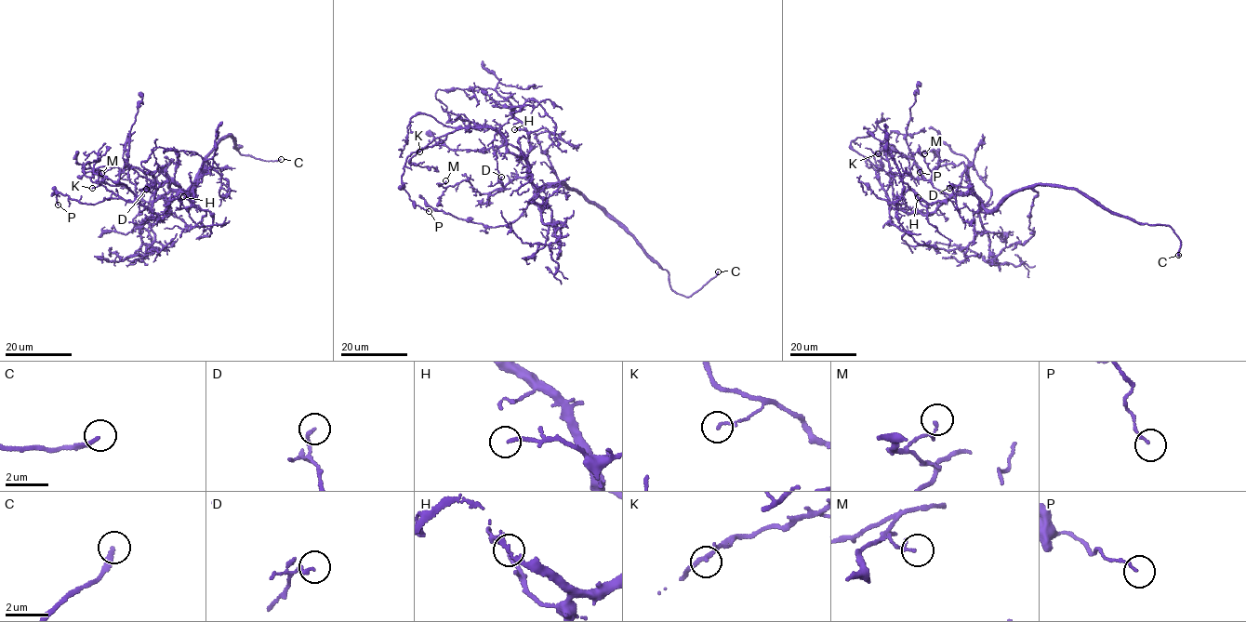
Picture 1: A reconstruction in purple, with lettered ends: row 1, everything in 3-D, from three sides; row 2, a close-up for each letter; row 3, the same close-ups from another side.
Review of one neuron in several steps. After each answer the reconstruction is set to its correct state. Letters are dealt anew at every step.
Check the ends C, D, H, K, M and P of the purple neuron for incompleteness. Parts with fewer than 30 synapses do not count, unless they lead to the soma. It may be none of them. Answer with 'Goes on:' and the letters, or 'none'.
Goes on: C, H

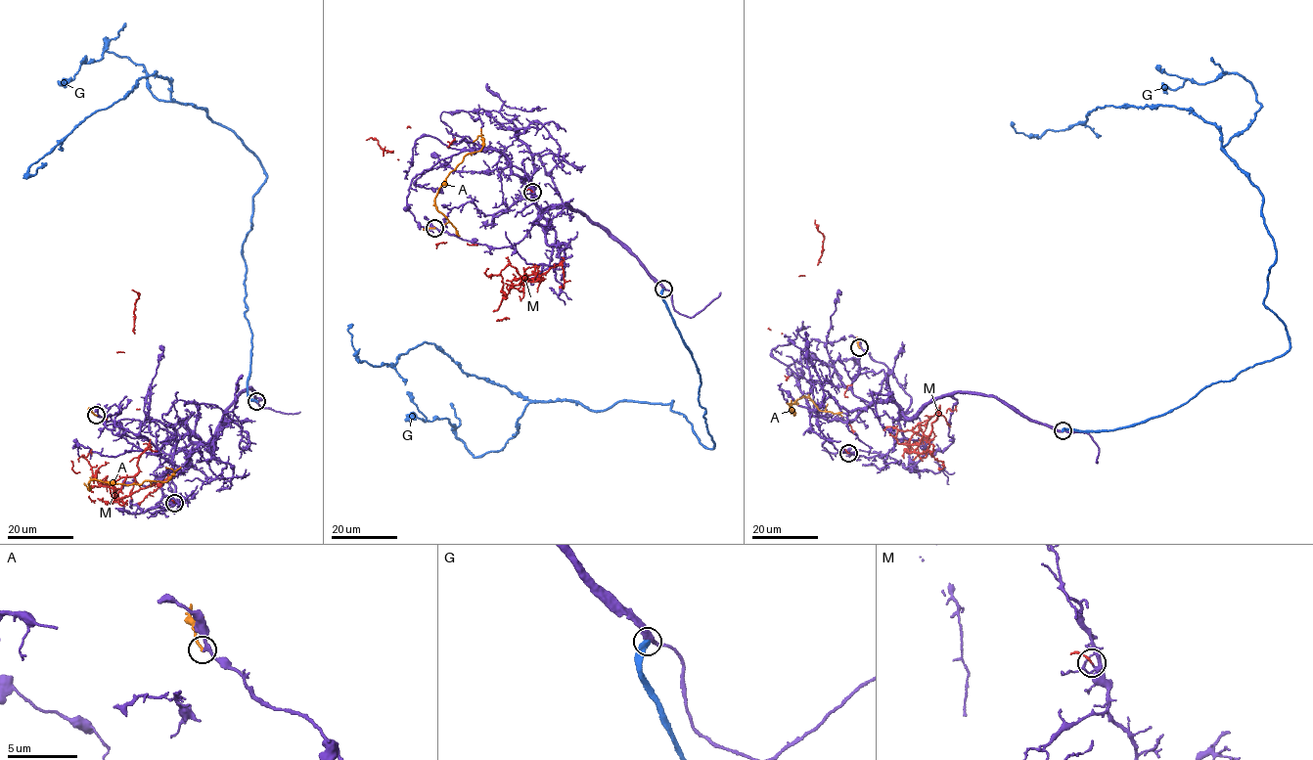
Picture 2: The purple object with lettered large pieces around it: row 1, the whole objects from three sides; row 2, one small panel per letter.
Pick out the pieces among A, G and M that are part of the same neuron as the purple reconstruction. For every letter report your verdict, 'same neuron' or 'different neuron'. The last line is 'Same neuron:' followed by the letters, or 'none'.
A: different neuron
G: same neuron
M: different neuron
Same neuron: G

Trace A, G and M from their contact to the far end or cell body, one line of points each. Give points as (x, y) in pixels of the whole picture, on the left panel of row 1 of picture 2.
A: (96, 416), (84, 483), (88, 490), (88, 482), (95, 479), (129, 485), (165, 481), (174, 472), (165, 468)
G: (256, 401), (247, 390), (243, 249), (266, 178), (259, 158), (152, 74), (26, 175), (46, 162)
M: (173, 502), (94, 486), (92, 501), (71, 467), (107, 419), (139, 409), (138, 294), (132, 290)

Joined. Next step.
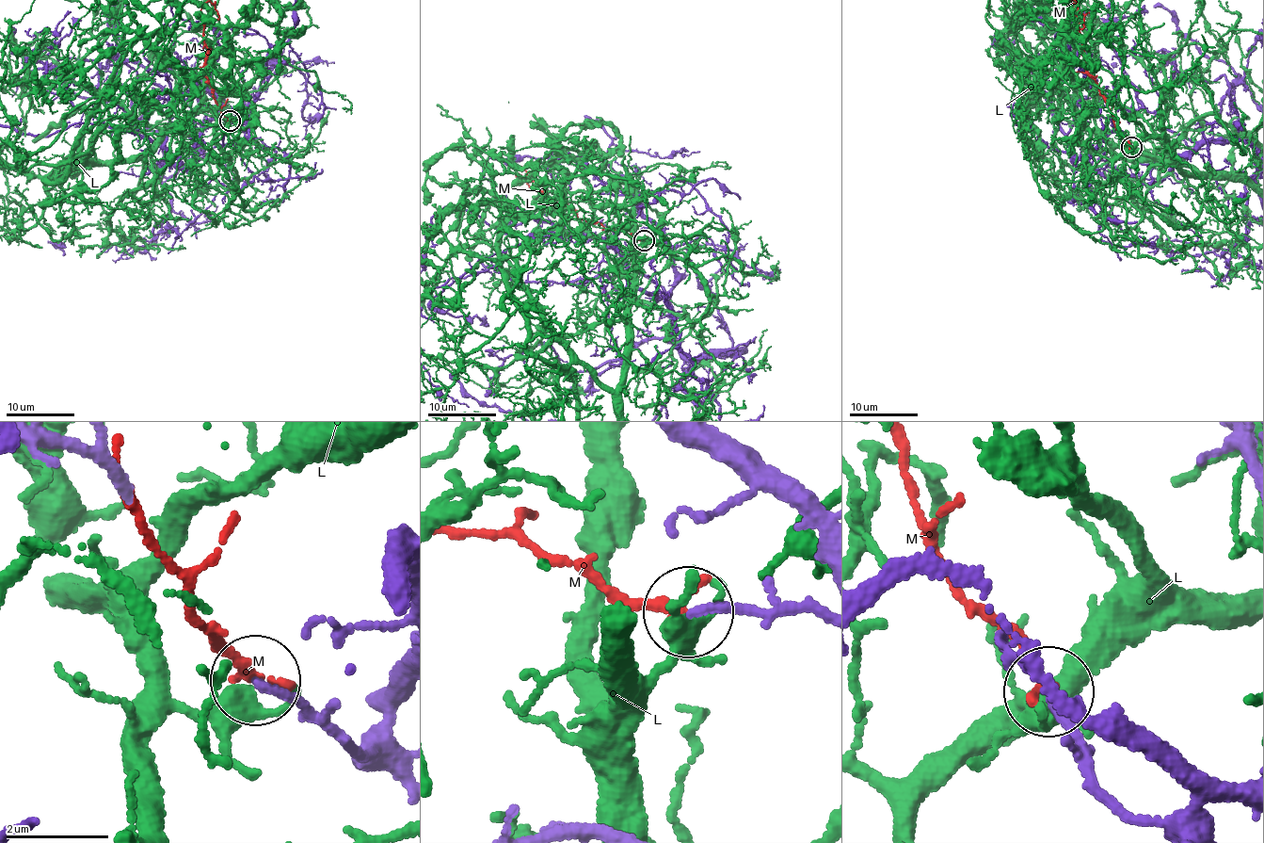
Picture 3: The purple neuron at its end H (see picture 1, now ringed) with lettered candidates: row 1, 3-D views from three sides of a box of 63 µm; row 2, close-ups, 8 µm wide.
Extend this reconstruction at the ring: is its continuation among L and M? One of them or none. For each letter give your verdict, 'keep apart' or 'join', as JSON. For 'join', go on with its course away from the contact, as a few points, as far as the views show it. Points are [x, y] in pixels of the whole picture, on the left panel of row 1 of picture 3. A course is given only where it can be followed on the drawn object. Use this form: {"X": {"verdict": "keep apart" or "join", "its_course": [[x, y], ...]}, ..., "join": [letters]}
{"L": {"verdict": "keep apart"}, "M": {"verdict": "join", "its_course": [[230, 121], [204, 75], [207, 47], [201, 13], [206, 2], [215, 6], [219, 16], [216, 19]]}, "join": ["M"]}

